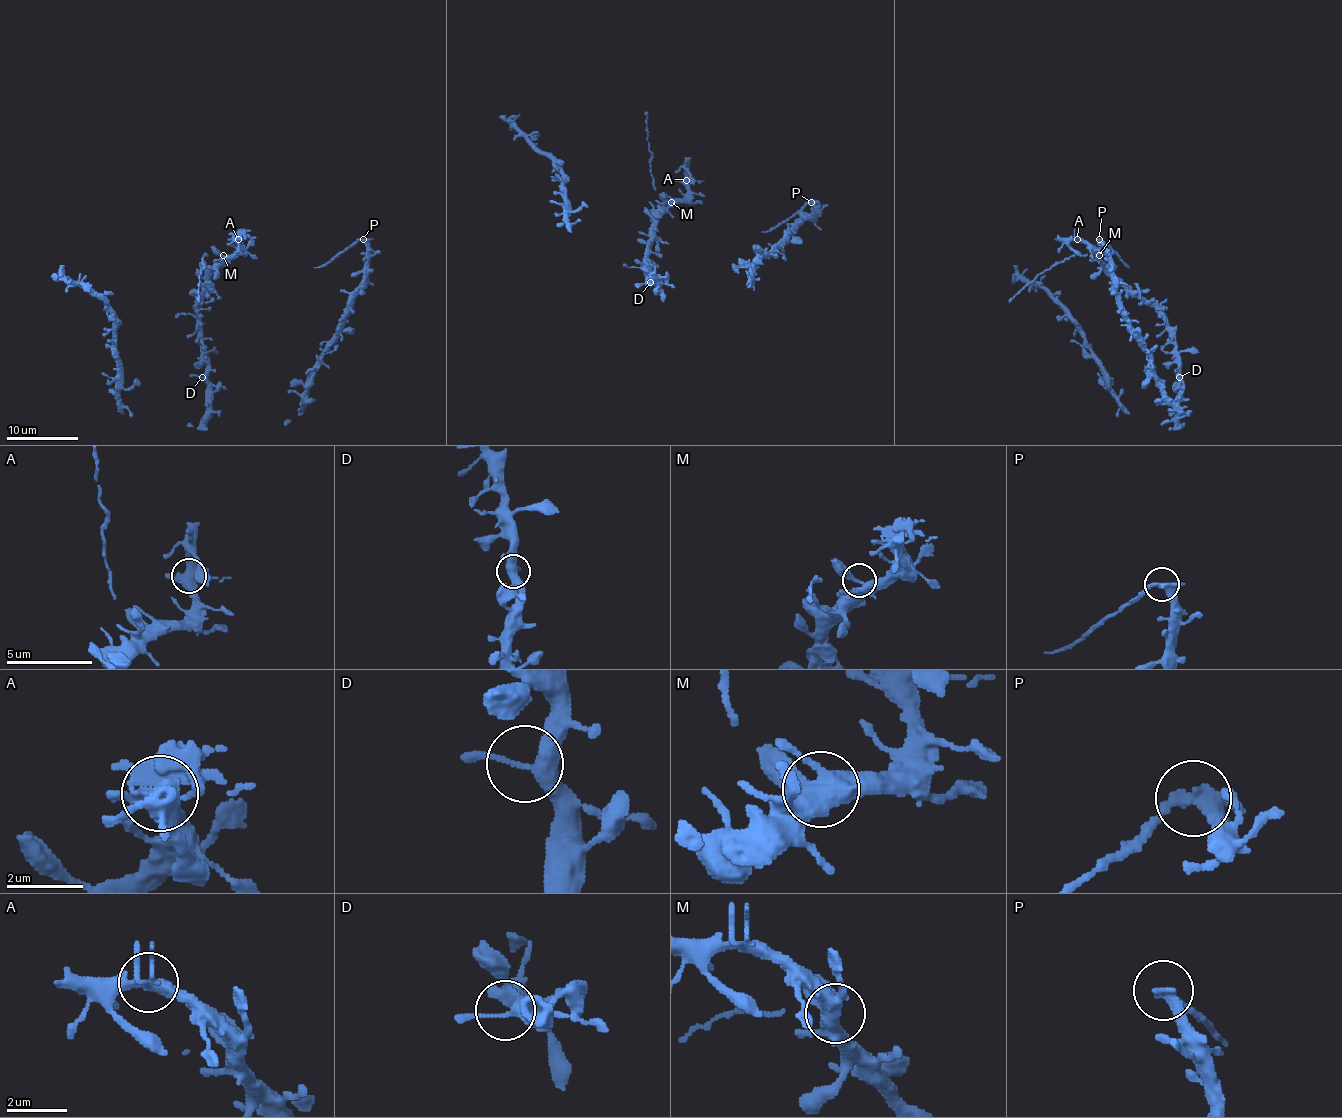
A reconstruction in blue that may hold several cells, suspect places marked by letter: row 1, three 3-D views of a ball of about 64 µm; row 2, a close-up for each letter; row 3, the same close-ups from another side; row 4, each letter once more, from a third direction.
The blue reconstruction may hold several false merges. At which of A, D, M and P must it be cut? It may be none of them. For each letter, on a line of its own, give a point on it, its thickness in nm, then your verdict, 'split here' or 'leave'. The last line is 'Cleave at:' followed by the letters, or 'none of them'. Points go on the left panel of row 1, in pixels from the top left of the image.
A: at (238, 239); 440 nm thick; split here
D: at (202, 377); 340 nm thick; leave
M: at (223, 255); 360 nm thick; leave
P: at (363, 239); 320 nm thick; split here
Cleave at: A, P

